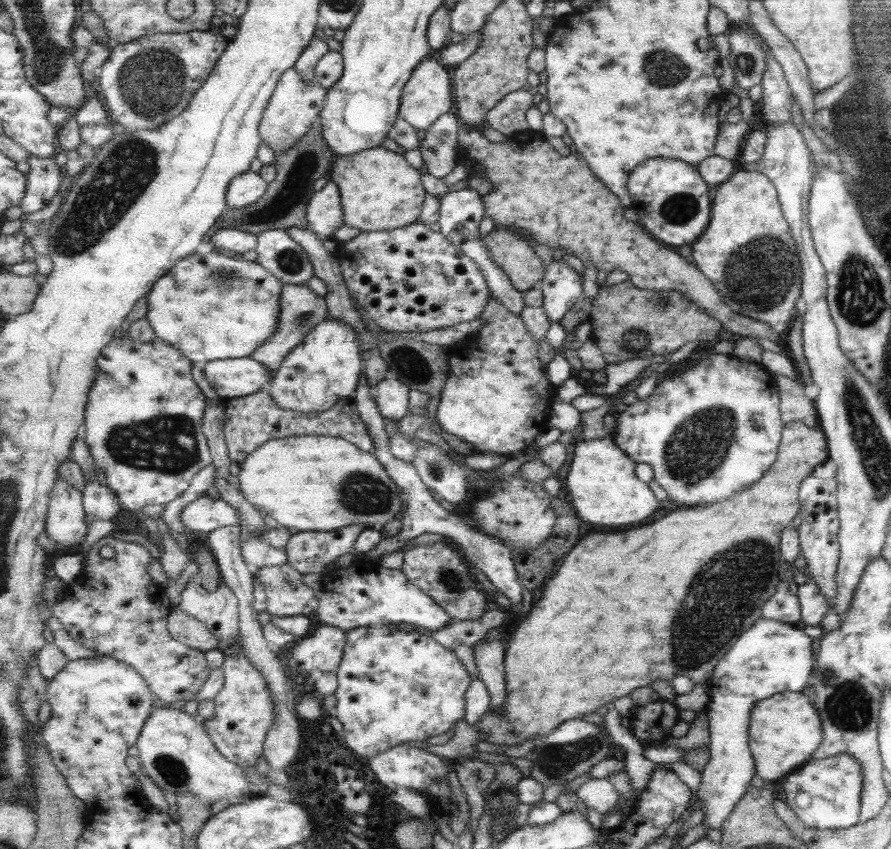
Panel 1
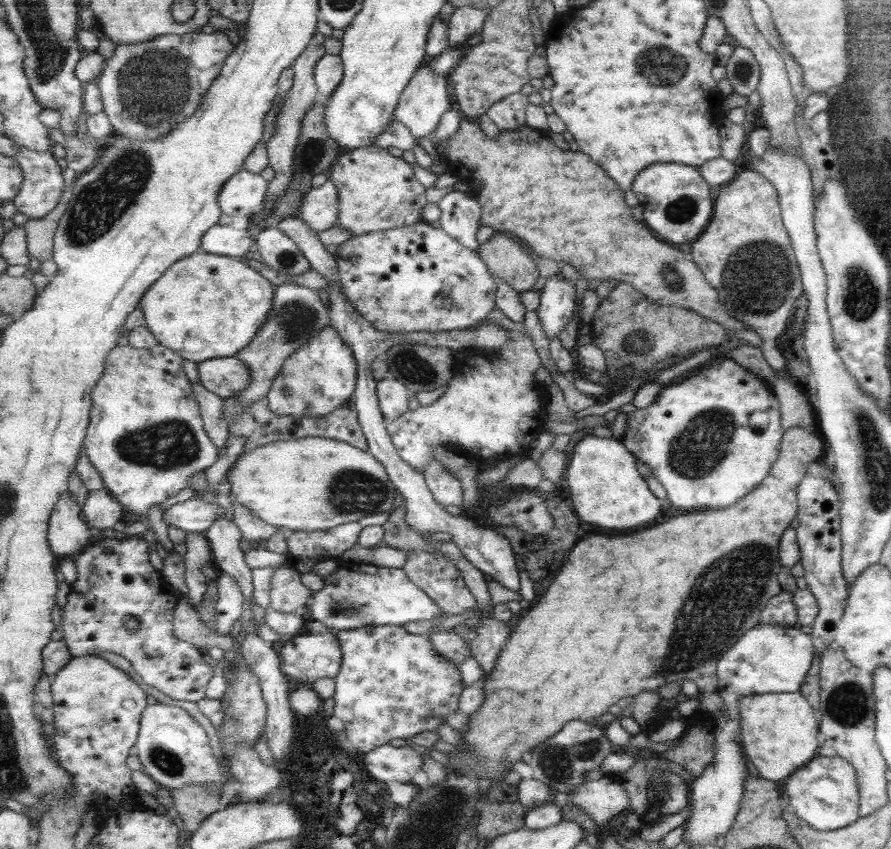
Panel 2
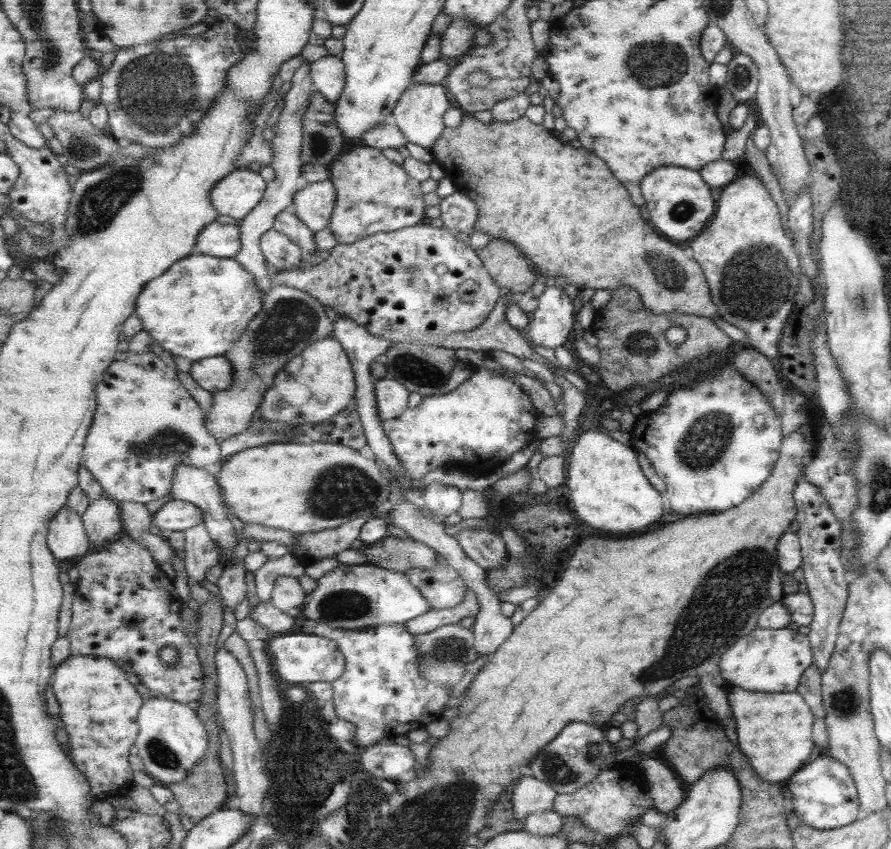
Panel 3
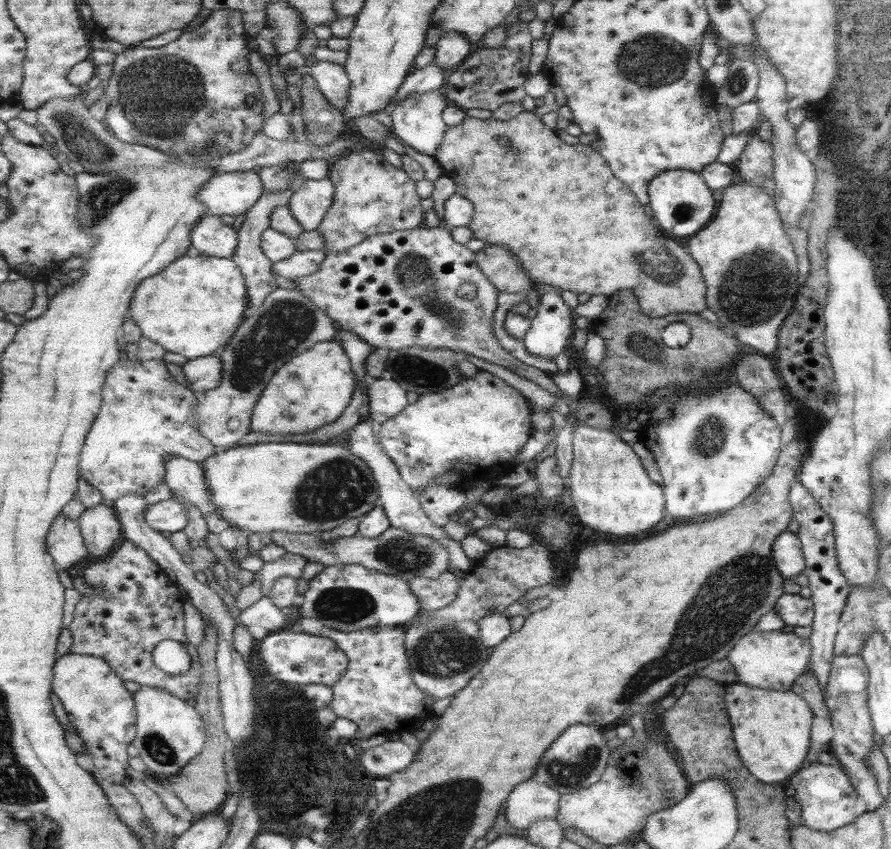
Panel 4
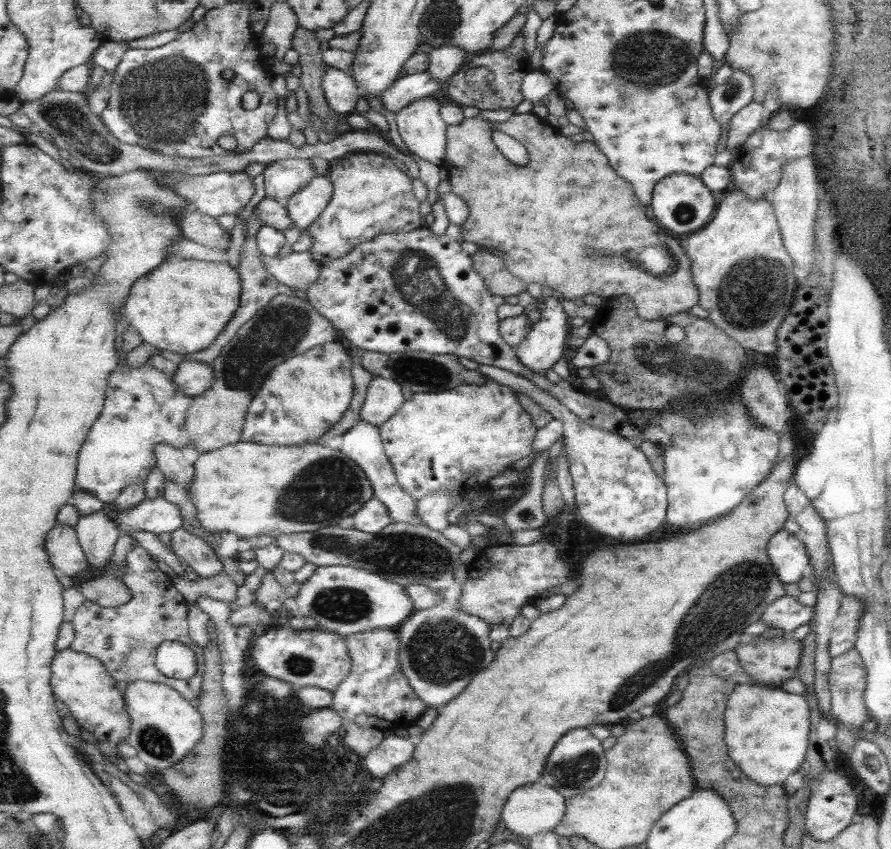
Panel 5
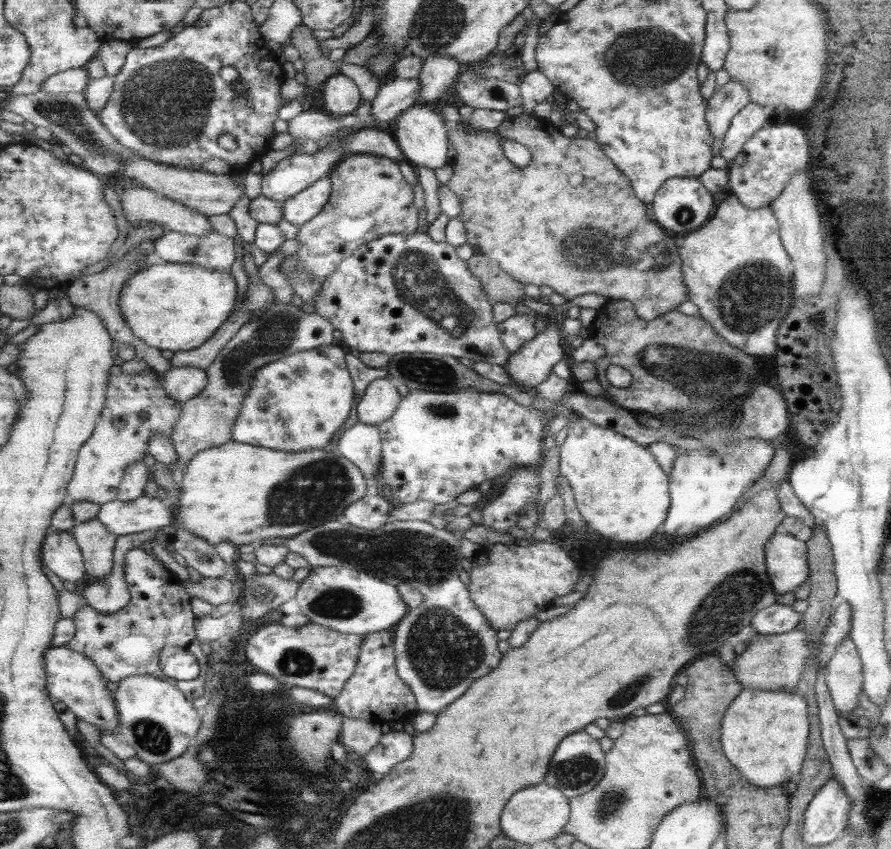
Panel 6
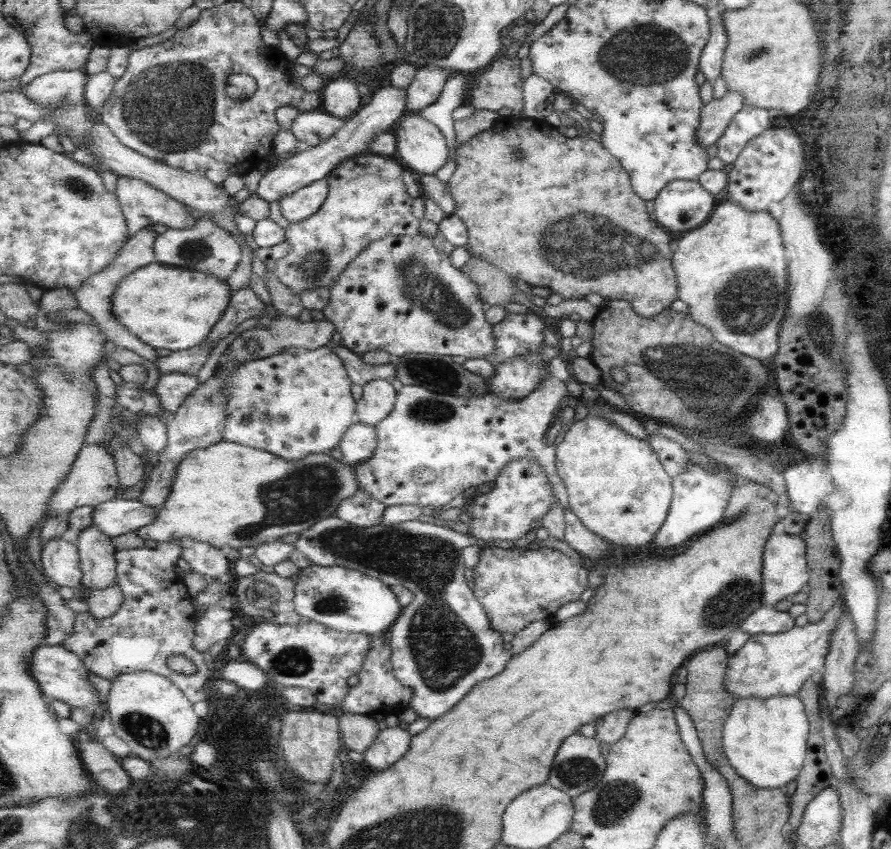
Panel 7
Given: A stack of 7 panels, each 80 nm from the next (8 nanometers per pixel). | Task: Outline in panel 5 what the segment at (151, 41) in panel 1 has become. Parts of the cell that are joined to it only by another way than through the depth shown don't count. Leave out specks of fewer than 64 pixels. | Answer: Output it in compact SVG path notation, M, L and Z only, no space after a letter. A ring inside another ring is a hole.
M234 2L226 4L221 8L207 10L204 17L188 30L180 32L177 37L170 43L166 43L160 47L151 49L135 49L129 48L123 55L116 72L114 73L113 84L110 84L110 99L107 108L100 114L102 121L108 126L108 129L125 144L138 144L143 148L150 148L155 152L160 152L165 156L178 156L179 158L209 158L212 156L227 156L228 154L247 154L251 152L253 147L260 141L268 136L269 125L273 122L273 119L277 116L277 102L279 97L275 94L273 86L271 86L271 78L275 75L271 71L271 67L267 68L265 59L261 55L259 49L261 42L259 37L253 32L252 29L252 14L249 5L246 2ZM223 70L232 70L234 72L232 79L223 78ZM245 92L256 92L260 97L259 105L252 111L245 110L241 106L241 100L243 100L243 94ZM221 136L233 136L236 139L237 147L232 150L224 150L217 144L217 140Z

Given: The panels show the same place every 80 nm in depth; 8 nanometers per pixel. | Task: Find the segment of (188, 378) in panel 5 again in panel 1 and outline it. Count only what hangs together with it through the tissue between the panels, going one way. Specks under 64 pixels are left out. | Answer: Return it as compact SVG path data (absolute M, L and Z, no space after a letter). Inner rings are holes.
M250 356L207 361L202 365L206 380L223 400L266 390L273 380L272 370Z

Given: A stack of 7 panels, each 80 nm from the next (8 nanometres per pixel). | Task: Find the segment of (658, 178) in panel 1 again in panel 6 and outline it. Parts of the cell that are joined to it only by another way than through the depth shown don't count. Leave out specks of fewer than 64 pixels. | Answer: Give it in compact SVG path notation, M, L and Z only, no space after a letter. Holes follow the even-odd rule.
M678 177L669 179L665 185L661 186L652 206L656 221L662 227L674 232L692 233L693 230L712 220L717 206L721 205L720 198L720 194L705 190L699 179Z

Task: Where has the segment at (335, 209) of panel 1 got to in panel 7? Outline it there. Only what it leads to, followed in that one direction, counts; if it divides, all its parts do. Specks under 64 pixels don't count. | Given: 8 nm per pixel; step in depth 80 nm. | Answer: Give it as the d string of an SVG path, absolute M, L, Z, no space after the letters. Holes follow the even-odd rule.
M328 179L317 180L285 196L279 203L282 216L291 223L304 221L321 210L329 198L330 185Z

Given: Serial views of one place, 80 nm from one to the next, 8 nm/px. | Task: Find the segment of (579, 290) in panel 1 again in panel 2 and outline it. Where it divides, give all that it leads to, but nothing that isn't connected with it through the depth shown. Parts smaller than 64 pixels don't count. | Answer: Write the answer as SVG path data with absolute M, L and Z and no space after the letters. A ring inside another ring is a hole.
M557 274L550 276L541 290L538 312L547 338L559 336L577 309L577 288L561 278L563 276Z

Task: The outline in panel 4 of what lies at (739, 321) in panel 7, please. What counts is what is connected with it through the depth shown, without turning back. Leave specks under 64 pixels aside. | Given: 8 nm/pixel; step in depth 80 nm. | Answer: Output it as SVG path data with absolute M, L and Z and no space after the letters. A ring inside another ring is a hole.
M738 182L719 192L719 198L720 207L712 221L690 237L687 248L700 267L705 283L706 308L715 313L723 328L729 330L741 344L751 346L763 355L774 354L777 333L781 324L784 324L784 318L790 311L789 308L793 306L793 296L800 287L796 279L796 256L782 228L773 200L761 186Z

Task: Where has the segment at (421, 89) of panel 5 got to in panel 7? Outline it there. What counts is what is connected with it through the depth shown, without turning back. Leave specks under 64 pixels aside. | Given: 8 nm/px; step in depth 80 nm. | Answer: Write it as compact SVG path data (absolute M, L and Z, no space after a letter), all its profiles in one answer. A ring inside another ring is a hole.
M390 84L386 87L375 88L372 92L370 103L363 105L357 112L352 115L348 121L343 124L342 128L329 140L309 146L305 151L295 153L286 159L280 158L268 171L262 176L256 195L267 202L280 202L285 196L309 186L317 180L328 179L329 174L334 168L340 166L345 160L351 159L356 155L370 154L368 146L376 138L379 132L385 132L393 124L399 121L407 114L407 88L395 88Z

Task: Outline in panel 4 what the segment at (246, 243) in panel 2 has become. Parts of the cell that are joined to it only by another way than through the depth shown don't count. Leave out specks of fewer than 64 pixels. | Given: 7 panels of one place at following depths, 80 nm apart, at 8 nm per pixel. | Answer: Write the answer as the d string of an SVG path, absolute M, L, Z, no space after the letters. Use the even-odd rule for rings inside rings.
M207 212L194 226L191 239L195 253L231 258L239 246L239 232L224 224L222 216Z

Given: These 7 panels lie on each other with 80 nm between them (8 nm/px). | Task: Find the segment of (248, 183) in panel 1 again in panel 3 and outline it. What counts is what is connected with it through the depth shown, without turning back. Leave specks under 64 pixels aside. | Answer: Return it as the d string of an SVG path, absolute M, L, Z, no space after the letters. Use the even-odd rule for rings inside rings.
M240 168L213 188L213 205L221 217L244 219L260 205L267 190L268 183L260 173Z

